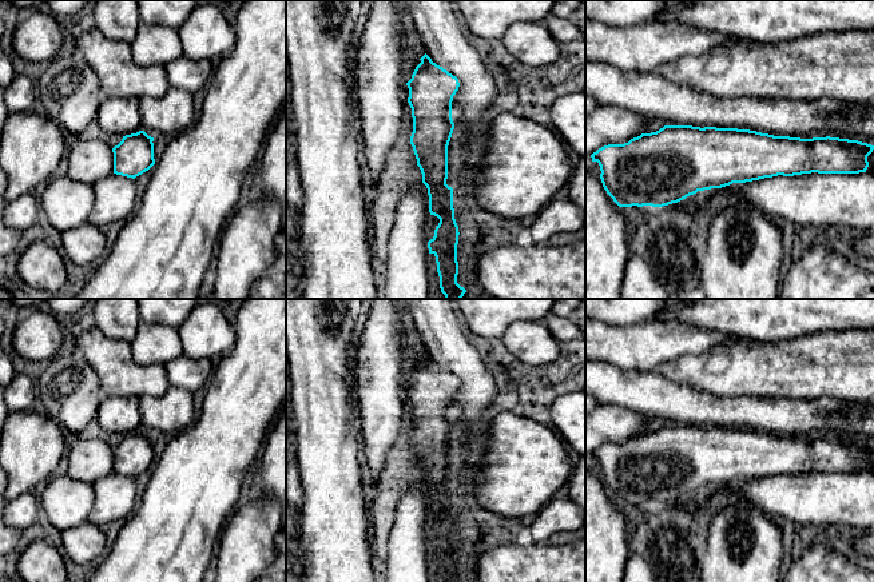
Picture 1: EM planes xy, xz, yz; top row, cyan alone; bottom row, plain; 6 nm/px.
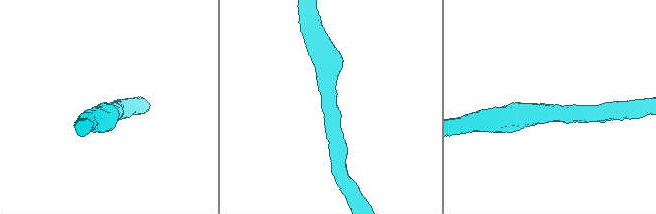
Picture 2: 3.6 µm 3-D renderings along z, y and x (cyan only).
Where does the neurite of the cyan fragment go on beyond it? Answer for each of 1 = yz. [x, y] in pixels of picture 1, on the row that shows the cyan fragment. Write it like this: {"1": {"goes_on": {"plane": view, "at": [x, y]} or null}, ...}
{"1": {"goes_on": null}}

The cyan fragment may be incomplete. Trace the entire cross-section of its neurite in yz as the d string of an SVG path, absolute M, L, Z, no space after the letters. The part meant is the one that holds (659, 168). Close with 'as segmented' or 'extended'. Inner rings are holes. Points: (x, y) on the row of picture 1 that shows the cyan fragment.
M664 125L628 143L604 146L591 158L599 163L603 187L619 207L663 207L698 191L778 175L866 172L873 150L867 143L830 136L800 139L738 128Z | as segmented

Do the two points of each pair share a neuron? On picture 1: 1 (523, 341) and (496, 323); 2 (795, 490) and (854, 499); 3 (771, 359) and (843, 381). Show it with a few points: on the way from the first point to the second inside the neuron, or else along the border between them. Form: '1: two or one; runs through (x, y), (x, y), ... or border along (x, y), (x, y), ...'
1: two; border along (536, 322), (513, 322), (500, 338)
2: one; runs through (810, 498), (839, 498)
3: one; runs through (789, 367), (826, 367)

